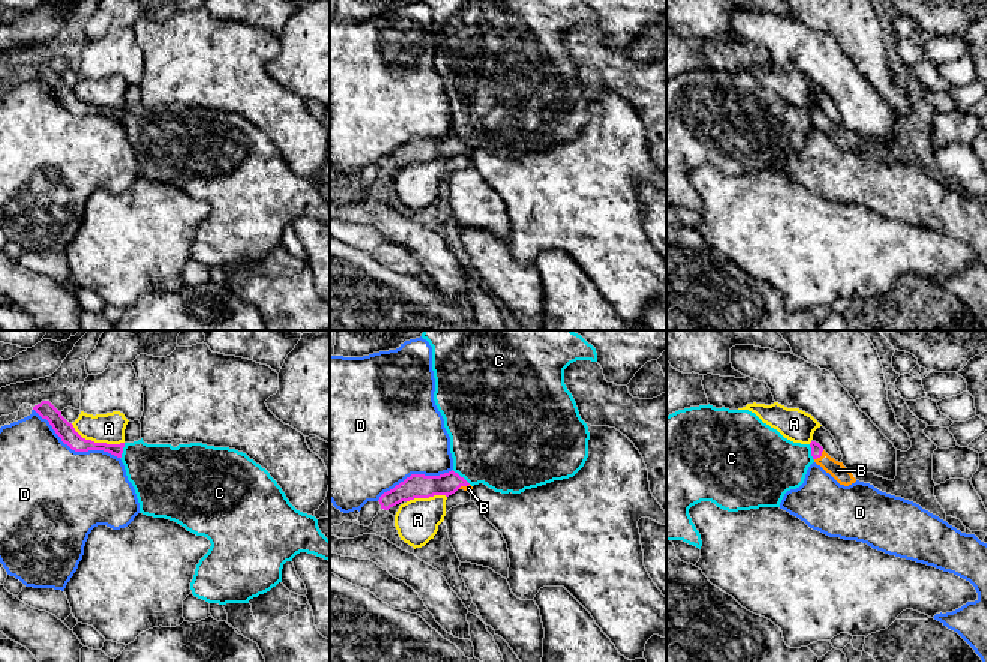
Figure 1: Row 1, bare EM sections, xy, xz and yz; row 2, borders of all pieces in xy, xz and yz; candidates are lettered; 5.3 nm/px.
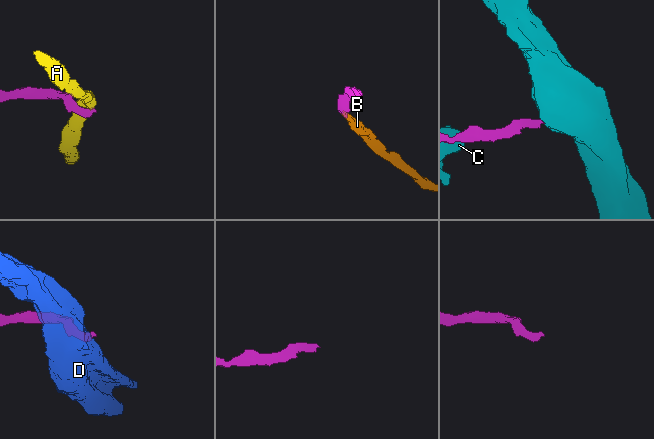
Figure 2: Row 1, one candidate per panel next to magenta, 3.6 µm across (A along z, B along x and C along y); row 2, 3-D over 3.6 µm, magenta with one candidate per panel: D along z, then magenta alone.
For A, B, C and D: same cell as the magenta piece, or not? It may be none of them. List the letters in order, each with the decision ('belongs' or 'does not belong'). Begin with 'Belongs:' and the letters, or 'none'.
Belongs: B
A: does not belong
B: belongs
C: does not belong
D: does not belong

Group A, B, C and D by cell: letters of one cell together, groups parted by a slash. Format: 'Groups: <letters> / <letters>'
Groups: A / B / C / D

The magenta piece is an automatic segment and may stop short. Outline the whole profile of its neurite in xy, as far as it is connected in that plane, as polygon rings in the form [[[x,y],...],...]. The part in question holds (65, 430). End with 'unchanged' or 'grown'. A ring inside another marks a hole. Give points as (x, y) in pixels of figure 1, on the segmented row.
[[[42,401],[34,405],[33,410],[50,422],[56,434],[62,438],[64,444],[68,444],[75,452],[88,452],[88,450],[104,450],[117,458],[122,458],[124,443],[120,444],[106,444],[106,443],[94,443],[92,440],[82,438],[50,401]]] | unchanged

